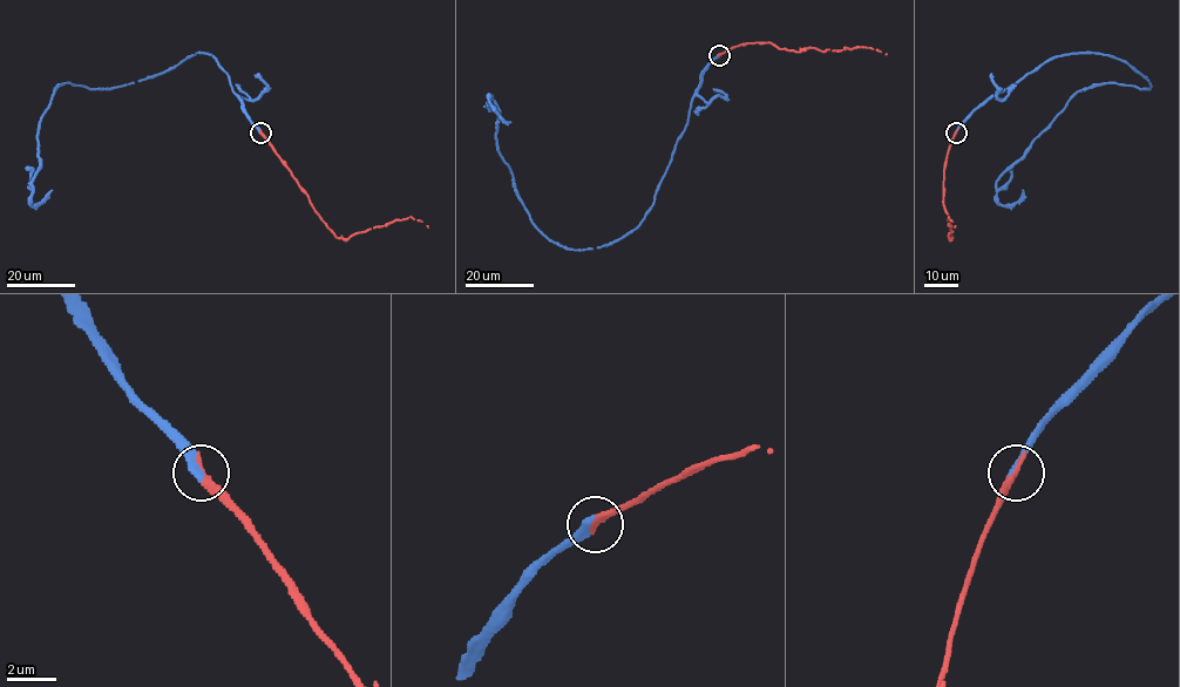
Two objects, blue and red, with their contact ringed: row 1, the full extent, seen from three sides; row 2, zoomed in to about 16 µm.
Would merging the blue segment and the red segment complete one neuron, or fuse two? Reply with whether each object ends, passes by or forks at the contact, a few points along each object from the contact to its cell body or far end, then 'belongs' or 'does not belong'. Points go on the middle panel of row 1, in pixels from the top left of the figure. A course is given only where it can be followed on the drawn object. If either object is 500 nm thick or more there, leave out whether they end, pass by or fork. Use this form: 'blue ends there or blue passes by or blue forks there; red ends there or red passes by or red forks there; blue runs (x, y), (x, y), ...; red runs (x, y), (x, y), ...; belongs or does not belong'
blue ends there; red ends there; blue runs (719, 55), (702, 73), (653, 204), (607, 245), (564, 247), (535, 225), (497, 150), (490, 94), (510, 122); red runs (719, 55), (736, 46), (754, 42), (770, 42), (794, 52), (809, 47), (835, 50), (860, 47), (886, 54); belongs

